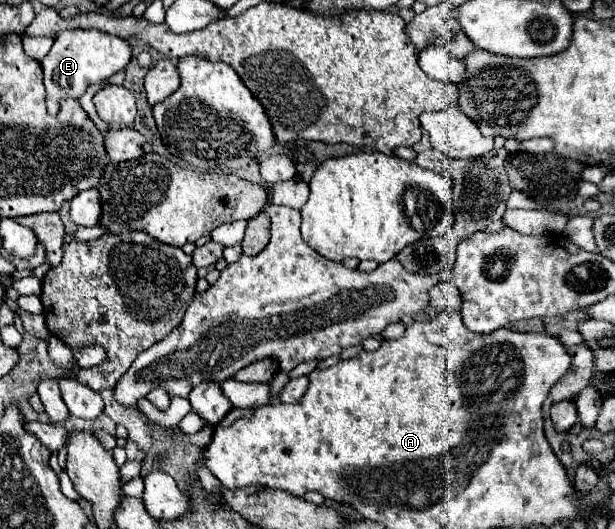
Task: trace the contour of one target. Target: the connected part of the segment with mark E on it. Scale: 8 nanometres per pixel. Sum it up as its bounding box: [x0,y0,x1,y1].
[41,29,131,111]

